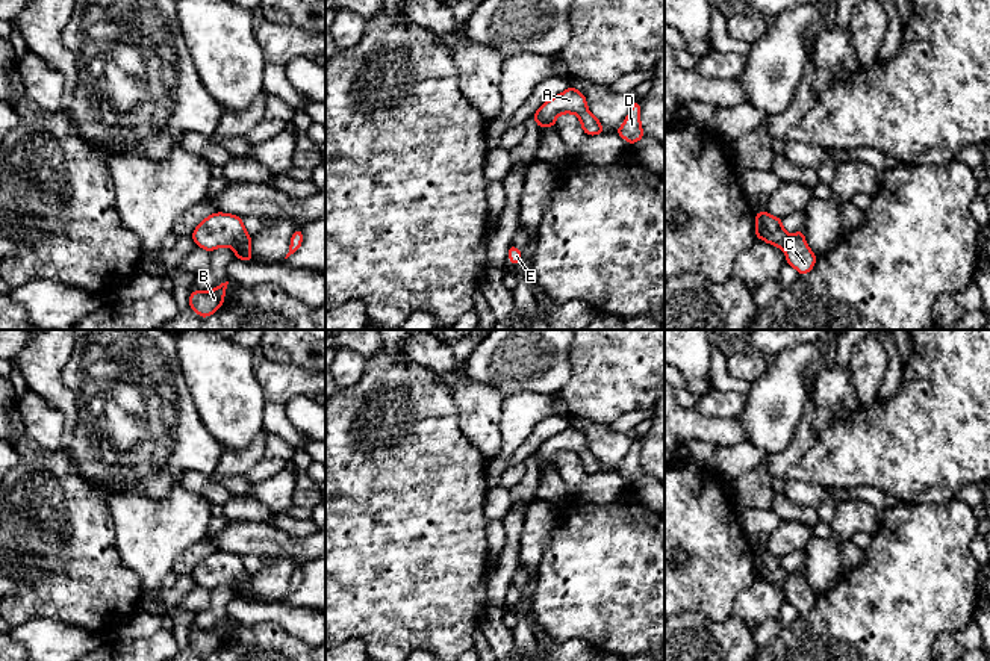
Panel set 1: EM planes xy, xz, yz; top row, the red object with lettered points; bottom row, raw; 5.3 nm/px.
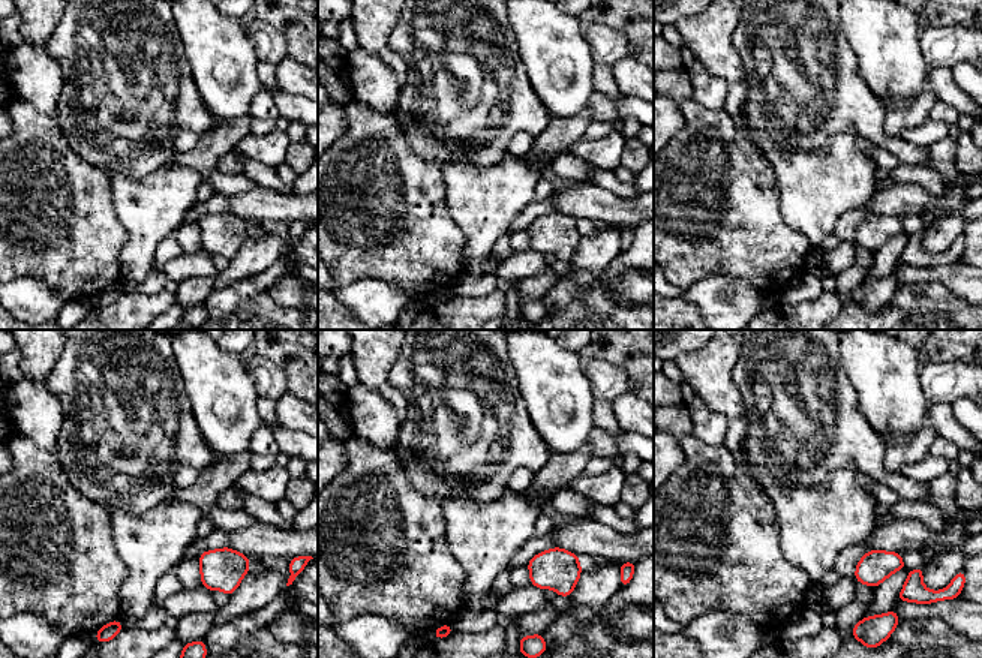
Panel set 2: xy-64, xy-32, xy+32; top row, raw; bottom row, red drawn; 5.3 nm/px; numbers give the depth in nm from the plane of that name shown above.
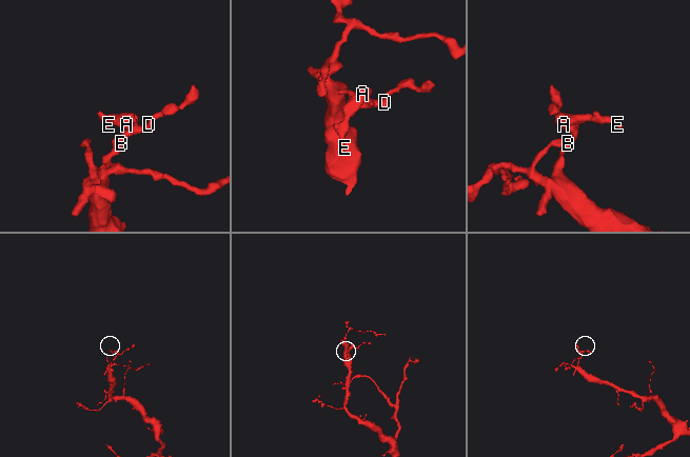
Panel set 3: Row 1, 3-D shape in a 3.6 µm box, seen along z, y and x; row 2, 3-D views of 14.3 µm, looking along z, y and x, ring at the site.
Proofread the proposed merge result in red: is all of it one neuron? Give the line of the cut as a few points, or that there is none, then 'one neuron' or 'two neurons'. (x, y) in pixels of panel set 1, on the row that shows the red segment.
xy (252, 236), (238, 257) | two neurons

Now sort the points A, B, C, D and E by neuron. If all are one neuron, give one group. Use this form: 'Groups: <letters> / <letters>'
Groups: A E / B C D

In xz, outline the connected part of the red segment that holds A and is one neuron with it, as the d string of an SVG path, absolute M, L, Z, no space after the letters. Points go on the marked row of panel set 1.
M571 85L562 94L545 101L533 115L533 119L537 123L539 129L554 127L560 113L574 113L581 116L587 110L586 97Z

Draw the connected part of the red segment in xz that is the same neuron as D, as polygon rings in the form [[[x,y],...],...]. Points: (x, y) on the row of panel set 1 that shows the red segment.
[[[634,100],[633,106],[624,121],[624,124],[615,130],[621,138],[624,138],[630,145],[640,141],[645,133],[640,124],[640,101]]]

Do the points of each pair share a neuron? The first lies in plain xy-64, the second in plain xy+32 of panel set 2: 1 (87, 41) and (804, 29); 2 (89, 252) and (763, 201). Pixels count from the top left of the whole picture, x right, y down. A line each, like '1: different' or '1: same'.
1: same
2: same

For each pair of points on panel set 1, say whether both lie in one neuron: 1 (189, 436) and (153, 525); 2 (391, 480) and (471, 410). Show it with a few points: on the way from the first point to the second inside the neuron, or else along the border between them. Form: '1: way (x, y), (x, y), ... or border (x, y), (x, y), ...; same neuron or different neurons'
1: border (180, 474), (161, 498), (130, 492); different neurons
2: border (451, 392), (457, 425), (479, 451); different neurons

